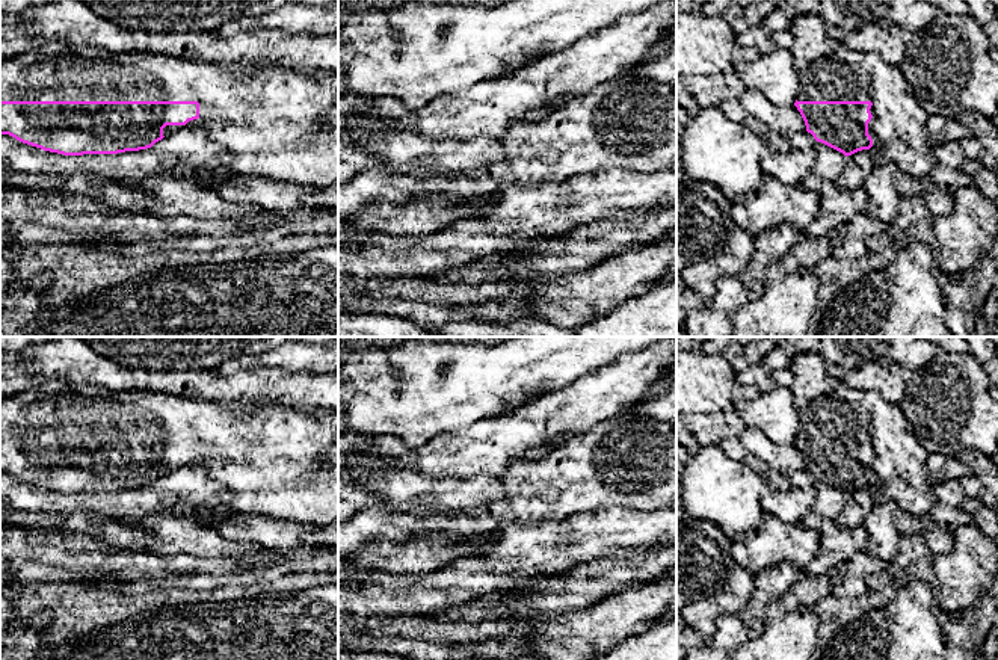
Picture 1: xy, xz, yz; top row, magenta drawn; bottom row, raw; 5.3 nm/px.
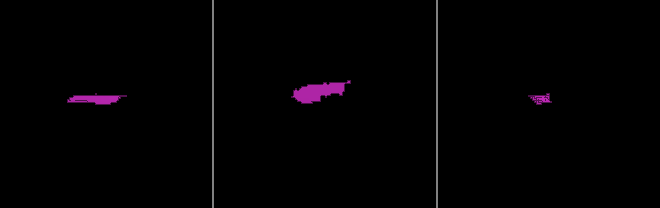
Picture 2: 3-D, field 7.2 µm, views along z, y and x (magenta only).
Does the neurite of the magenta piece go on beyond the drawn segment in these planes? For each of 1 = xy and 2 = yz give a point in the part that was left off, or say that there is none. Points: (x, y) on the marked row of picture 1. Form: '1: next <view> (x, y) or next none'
1: next xy (269, 111)
2: next yz (846, 74)

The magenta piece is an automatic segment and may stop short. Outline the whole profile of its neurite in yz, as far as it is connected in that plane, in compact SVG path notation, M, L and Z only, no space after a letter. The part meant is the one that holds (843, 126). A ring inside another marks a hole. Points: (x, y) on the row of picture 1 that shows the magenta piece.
M839 45L833 53L815 59L799 69L800 92L794 106L800 112L806 131L846 157L871 146L898 139L916 151L932 150L926 130L929 113L916 100L910 82L895 65L876 53L856 51Z

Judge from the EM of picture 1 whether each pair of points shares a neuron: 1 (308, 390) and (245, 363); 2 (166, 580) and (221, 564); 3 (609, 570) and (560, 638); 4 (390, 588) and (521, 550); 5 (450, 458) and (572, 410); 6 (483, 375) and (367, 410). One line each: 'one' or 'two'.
1: two
2: one
3: two
4: one
5: one
6: one

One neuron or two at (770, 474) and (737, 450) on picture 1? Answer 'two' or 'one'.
one

